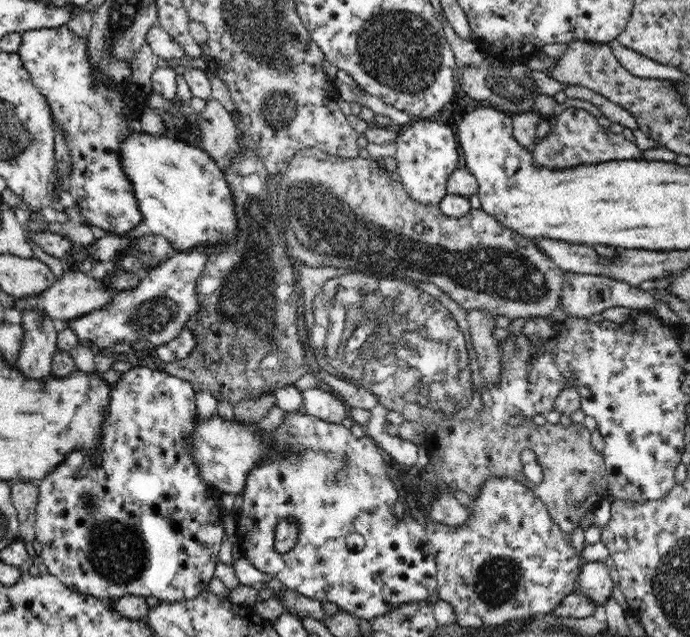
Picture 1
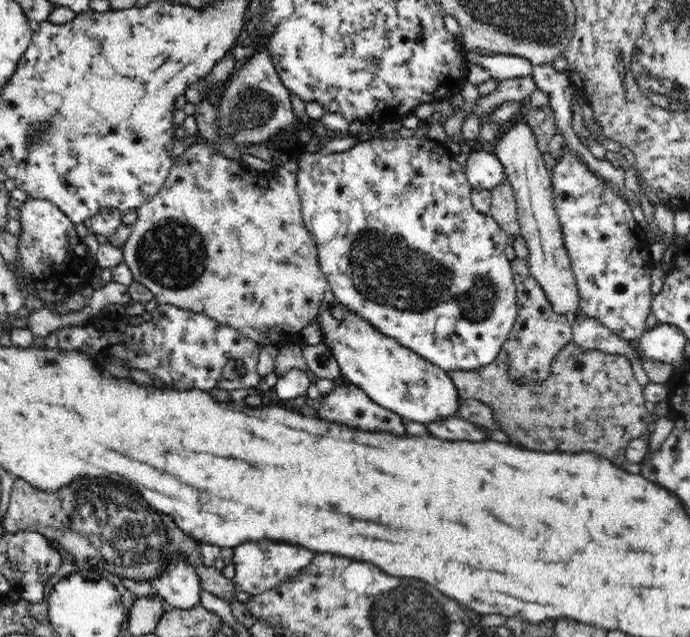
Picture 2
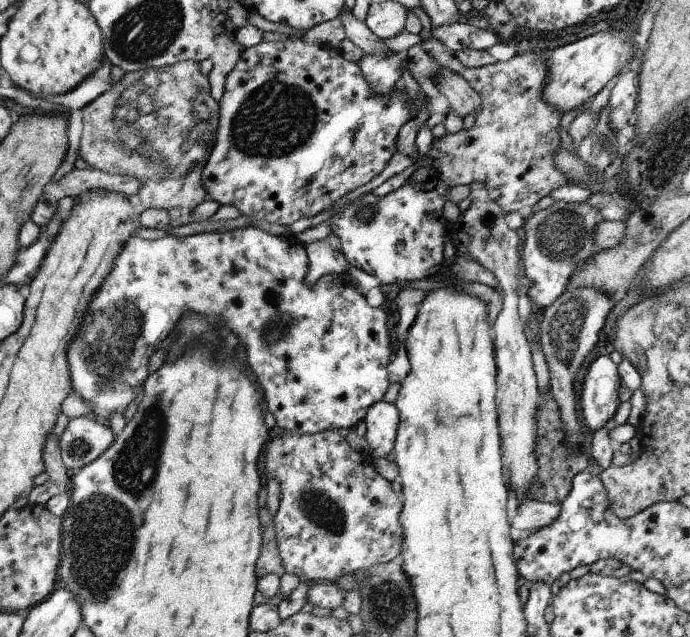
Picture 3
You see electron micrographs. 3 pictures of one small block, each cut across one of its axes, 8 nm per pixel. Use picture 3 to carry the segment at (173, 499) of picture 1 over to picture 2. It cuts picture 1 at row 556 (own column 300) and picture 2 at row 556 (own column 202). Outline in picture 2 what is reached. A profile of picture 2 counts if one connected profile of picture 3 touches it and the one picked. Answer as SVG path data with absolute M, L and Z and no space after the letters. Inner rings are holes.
M174 556L166 572L150 582L154 593L162 597L168 608L186 610L200 605L200 579L186 557Z

